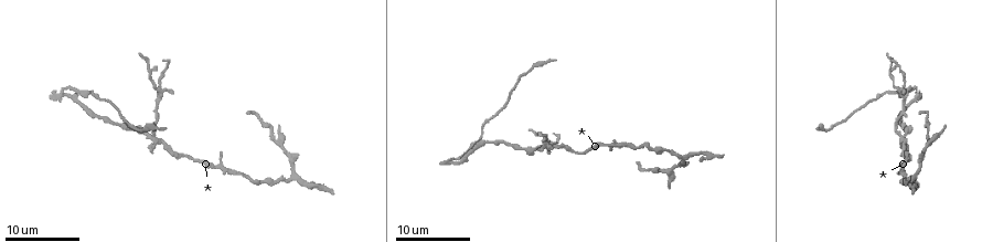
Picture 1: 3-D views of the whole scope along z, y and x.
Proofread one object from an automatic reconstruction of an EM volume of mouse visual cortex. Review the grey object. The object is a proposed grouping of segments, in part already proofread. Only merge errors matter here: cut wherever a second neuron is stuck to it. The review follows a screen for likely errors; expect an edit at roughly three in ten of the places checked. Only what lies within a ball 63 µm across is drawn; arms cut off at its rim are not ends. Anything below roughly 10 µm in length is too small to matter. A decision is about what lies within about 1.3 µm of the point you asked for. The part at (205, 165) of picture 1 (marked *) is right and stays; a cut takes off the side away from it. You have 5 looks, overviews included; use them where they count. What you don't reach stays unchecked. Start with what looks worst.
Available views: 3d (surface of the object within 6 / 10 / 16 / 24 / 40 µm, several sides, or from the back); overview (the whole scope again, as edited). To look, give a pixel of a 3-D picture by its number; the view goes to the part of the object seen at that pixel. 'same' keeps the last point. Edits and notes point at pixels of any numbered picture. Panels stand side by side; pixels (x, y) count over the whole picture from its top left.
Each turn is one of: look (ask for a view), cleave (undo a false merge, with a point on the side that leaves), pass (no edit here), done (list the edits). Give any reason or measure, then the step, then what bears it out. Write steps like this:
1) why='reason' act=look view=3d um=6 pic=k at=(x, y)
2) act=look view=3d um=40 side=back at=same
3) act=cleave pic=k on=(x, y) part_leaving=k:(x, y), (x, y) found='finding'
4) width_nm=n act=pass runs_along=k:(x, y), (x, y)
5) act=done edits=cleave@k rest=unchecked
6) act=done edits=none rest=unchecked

why='small branch off a trunk' act=look view=3d um=16 pic=1 at=(154, 136)

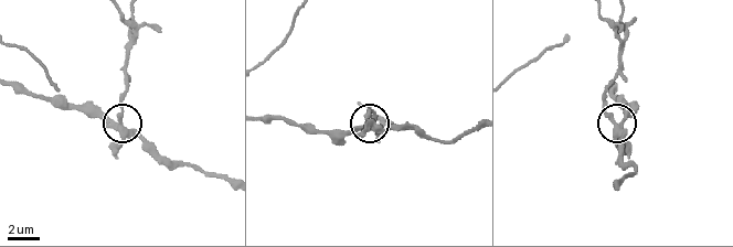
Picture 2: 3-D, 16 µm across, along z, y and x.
act=look view=3d um=6 pic=2 at=(615, 123)

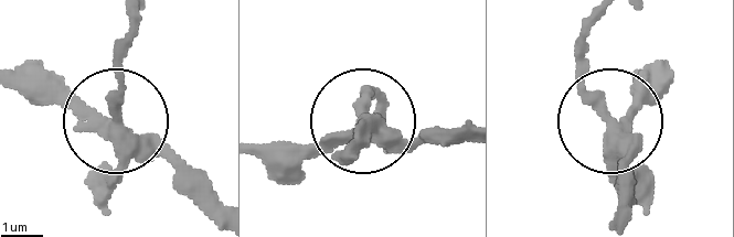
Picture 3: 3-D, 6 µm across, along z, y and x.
arms=3 act=cleave pic=3 on=(120, 87) part_leaving=3:(124, 139), (134, 15) found='two neurons meet here'

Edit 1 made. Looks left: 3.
why='sudden change in width' act=look view=3d um=16 pic=1 at=(457, 163)

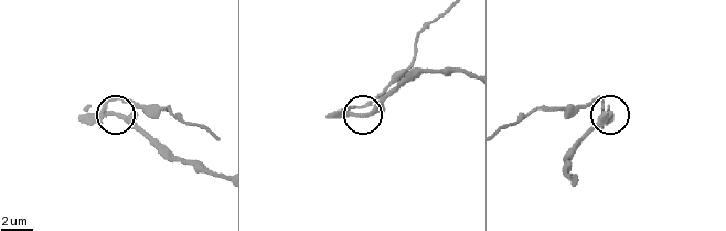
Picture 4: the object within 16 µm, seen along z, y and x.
act=look view=3d um=6 pic=4 at=(611, 114)

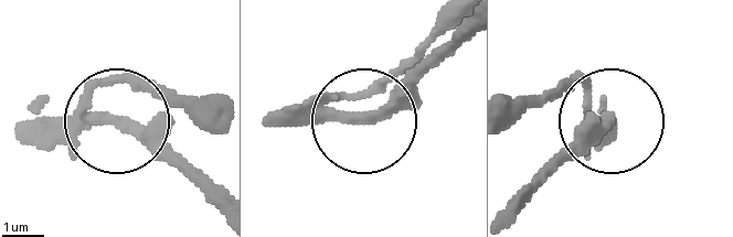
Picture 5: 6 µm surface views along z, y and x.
act=look view=3d um=6 side=back pic=5 at=(353, 119)

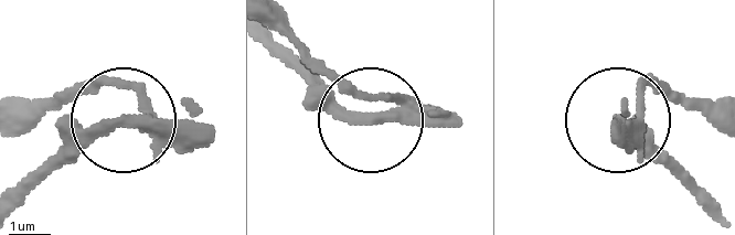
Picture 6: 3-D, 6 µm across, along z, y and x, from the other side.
act=cleave pic=6 on=(124, 83) part_leaving=6:(159, 124), (120, 85), (25, 96) found='a second neuron is stuck on'

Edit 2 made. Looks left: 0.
act=done edits=cleave@3,cleave@6 rest=unchecked

